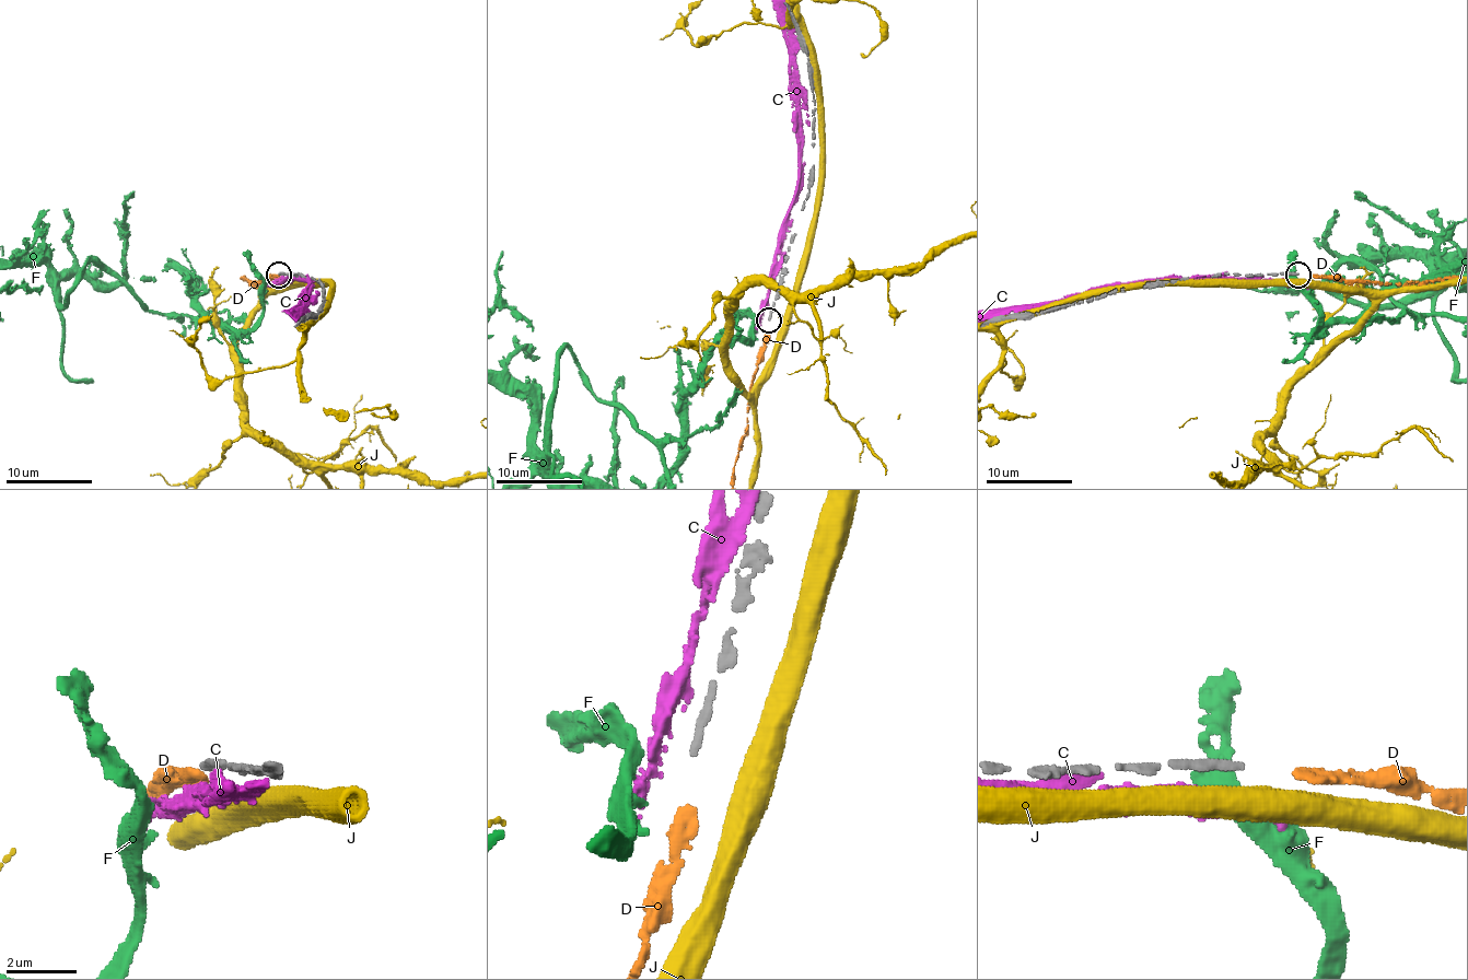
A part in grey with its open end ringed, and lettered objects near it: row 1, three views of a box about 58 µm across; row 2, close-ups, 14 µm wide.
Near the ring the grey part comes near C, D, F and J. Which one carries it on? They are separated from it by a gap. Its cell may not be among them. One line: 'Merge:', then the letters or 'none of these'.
Merge: D

